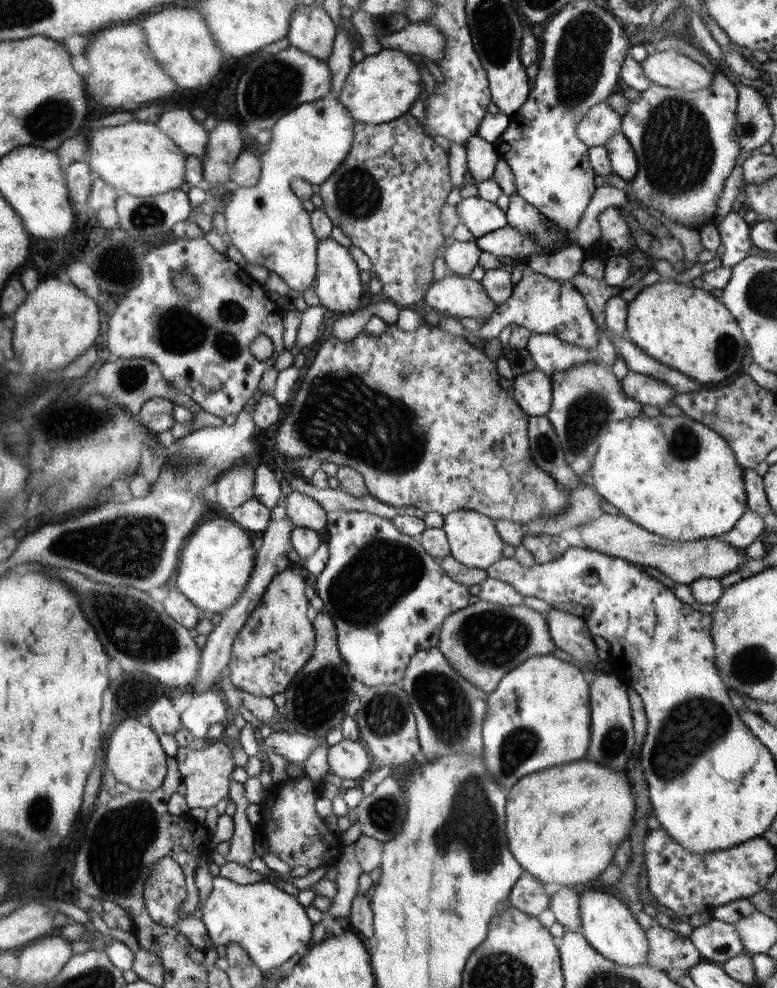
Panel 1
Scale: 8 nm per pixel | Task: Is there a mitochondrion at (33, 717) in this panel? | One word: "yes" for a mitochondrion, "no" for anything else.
no

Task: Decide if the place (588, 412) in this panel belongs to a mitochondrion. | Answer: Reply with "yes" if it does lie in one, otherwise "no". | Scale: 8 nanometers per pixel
yes

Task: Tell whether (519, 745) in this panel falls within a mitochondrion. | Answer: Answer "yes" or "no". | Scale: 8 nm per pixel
yes

